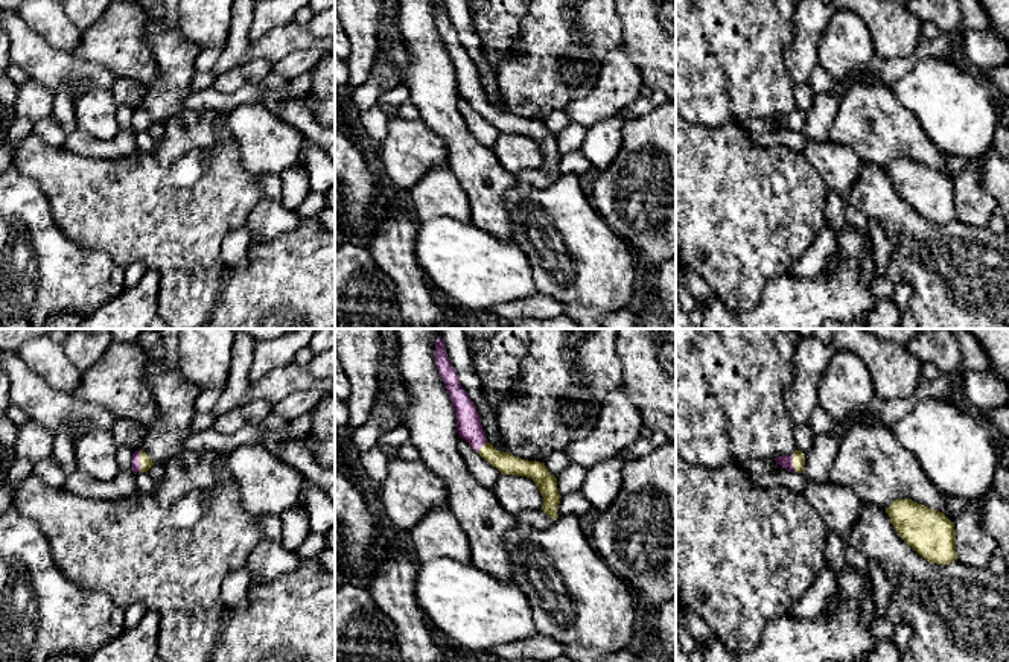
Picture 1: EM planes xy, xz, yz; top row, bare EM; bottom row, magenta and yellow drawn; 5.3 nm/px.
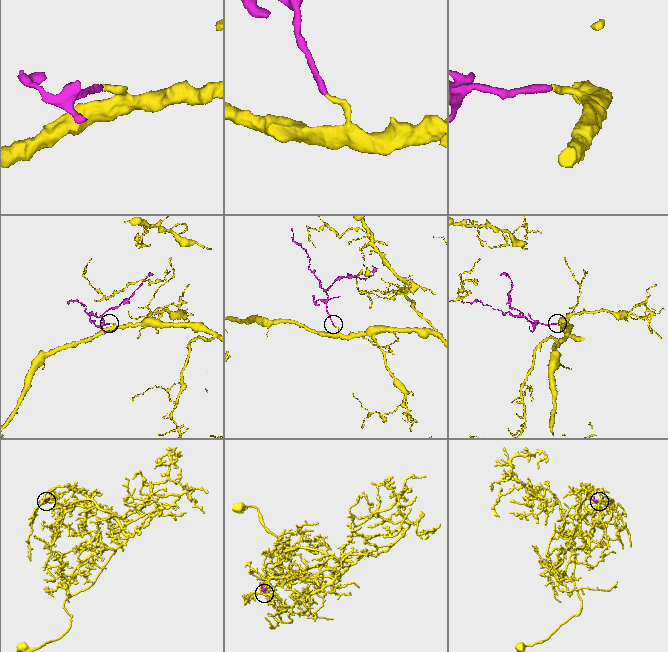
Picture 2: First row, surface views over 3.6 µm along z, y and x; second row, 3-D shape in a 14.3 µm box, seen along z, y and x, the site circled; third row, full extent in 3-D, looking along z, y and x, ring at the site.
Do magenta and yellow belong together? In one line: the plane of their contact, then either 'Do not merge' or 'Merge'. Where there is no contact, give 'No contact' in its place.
Touches magenta in xy. Merge

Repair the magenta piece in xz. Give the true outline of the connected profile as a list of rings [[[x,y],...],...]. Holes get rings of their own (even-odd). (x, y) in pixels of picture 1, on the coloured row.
[[[441,338],[435,339],[435,362],[455,409],[458,435],[502,475],[531,478],[543,496],[542,510],[557,520],[562,498],[557,490],[557,478],[548,472],[545,463],[522,460],[511,452],[496,450],[487,441],[476,406],[461,387]]]

